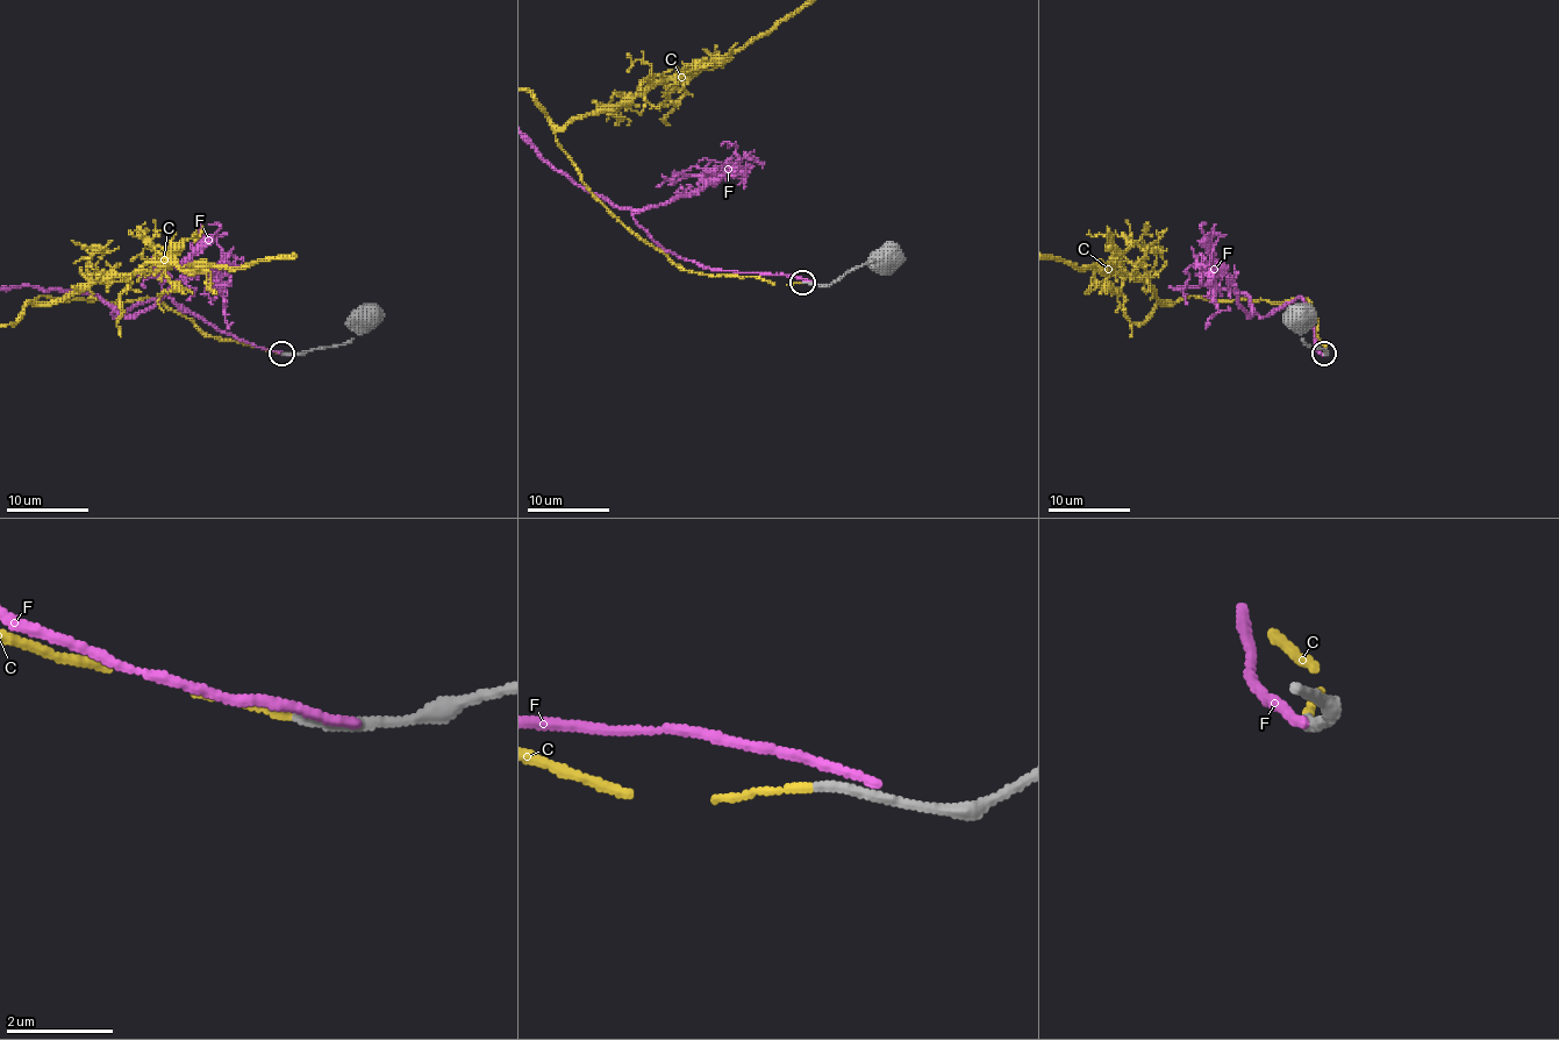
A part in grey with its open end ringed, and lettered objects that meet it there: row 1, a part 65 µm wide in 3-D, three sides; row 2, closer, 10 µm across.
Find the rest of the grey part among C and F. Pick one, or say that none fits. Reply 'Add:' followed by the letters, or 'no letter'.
Add: C

